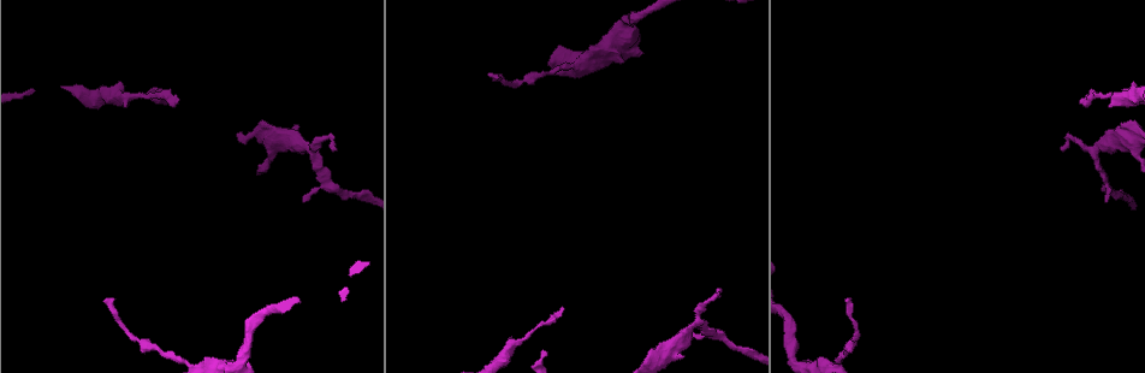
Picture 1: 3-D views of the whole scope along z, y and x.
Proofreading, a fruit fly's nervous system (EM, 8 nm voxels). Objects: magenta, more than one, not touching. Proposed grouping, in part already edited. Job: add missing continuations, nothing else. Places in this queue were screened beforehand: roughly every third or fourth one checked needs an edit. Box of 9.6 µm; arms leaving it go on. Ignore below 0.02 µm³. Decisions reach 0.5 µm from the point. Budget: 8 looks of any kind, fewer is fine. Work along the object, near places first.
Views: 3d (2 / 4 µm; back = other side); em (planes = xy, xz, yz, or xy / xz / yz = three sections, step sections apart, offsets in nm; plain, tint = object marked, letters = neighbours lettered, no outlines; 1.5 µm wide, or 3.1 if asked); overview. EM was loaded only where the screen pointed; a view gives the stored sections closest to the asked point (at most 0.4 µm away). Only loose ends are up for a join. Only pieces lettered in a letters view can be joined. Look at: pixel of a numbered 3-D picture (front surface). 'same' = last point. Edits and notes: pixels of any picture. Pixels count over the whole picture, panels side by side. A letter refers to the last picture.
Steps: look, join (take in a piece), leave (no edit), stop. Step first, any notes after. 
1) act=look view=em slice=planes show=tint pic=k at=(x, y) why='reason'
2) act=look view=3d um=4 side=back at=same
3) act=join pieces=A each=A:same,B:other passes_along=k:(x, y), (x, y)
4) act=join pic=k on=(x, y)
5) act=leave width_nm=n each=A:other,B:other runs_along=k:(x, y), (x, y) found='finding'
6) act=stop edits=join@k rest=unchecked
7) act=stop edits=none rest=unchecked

act=look view=em slice=planes show=letters pic=1 at=(1081, 102) why='branch stops here'

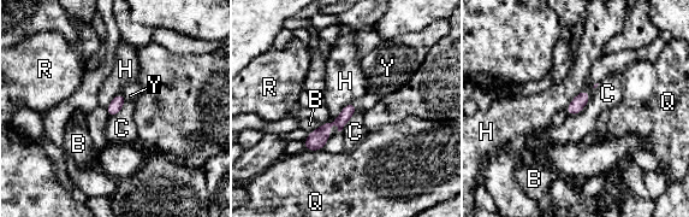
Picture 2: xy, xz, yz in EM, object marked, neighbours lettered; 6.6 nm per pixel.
act=leave width_nm=90 longest_contact=C:220nm each=B:other,C:other,H:other,Q:other,R:other,Y:other found='none of them fits'

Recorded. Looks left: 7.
act=look view=em slice=xy step=8 show=tint pic=1 at=(304, 201) why='free end'

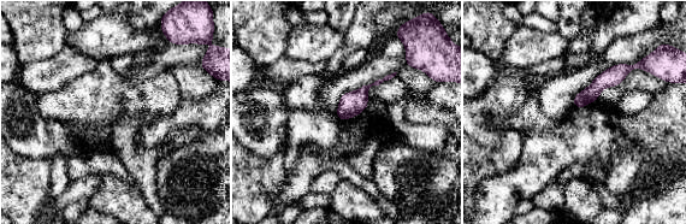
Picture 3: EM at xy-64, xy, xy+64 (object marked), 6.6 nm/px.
act=look view=em slice=yz step=4 show=letters at=same

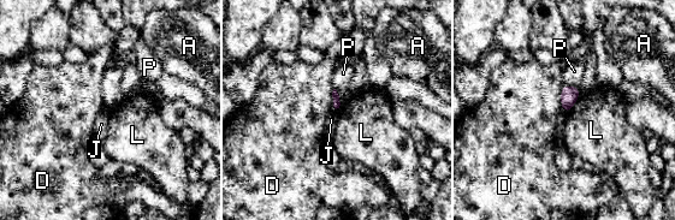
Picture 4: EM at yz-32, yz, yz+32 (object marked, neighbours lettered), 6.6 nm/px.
act=leave each=A:other,D:other,J:other,L:other,P:other border=4:(581, 91), (567, 113) found='none of them fits'

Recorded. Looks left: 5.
act=look view=3d um=4 pic=1 at=(106, 301) why='thin end'

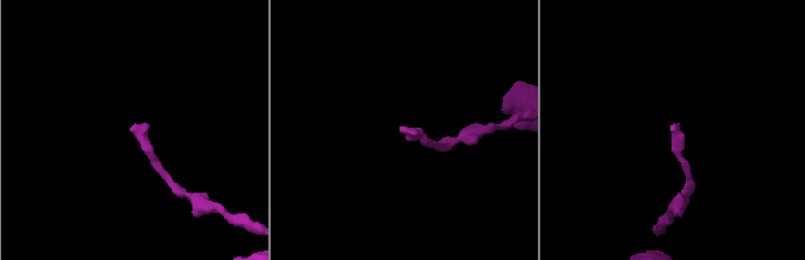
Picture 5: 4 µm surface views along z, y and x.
act=look view=em slice=planes show=letters pic=5 at=(670, 127)

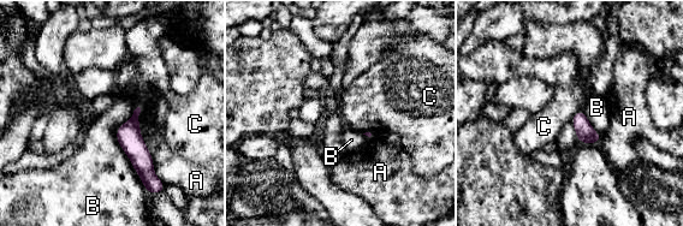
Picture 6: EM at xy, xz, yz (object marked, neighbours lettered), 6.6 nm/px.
act=leave width_nm=120 longest_contact=B:550nm each=A:other,B:other,C:other found='no lettered piece goes on from it'

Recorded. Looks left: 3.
act=stop edits=none rest=unchecked

